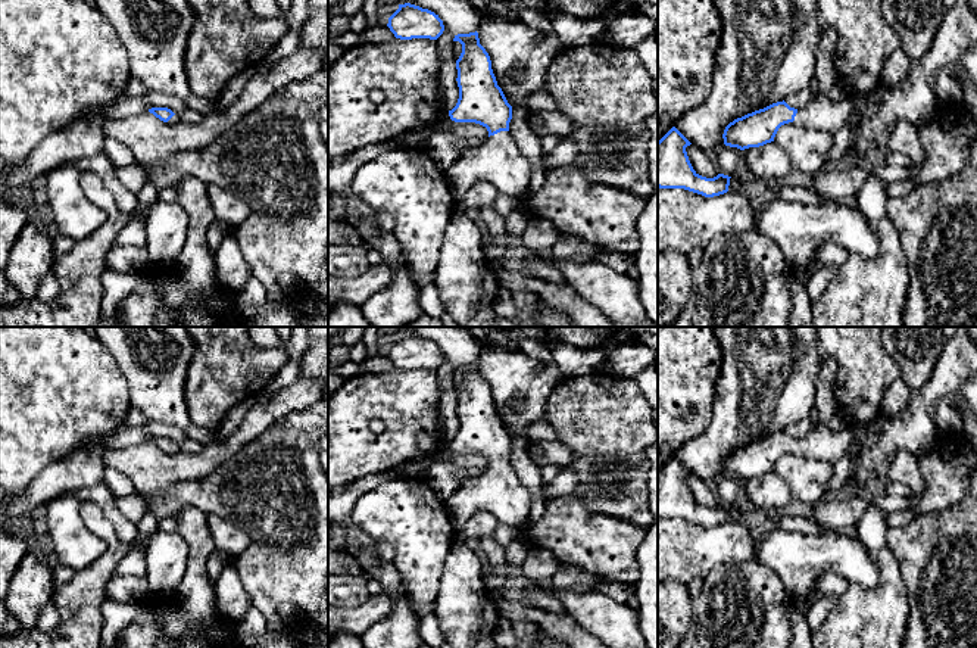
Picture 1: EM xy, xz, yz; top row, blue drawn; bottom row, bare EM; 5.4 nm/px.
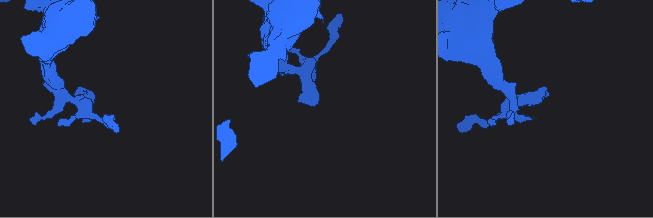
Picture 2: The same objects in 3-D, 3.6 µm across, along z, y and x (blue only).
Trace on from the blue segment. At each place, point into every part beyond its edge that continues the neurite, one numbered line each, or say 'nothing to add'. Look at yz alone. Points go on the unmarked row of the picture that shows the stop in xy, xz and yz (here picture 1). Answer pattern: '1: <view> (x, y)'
1: yz (823, 444)

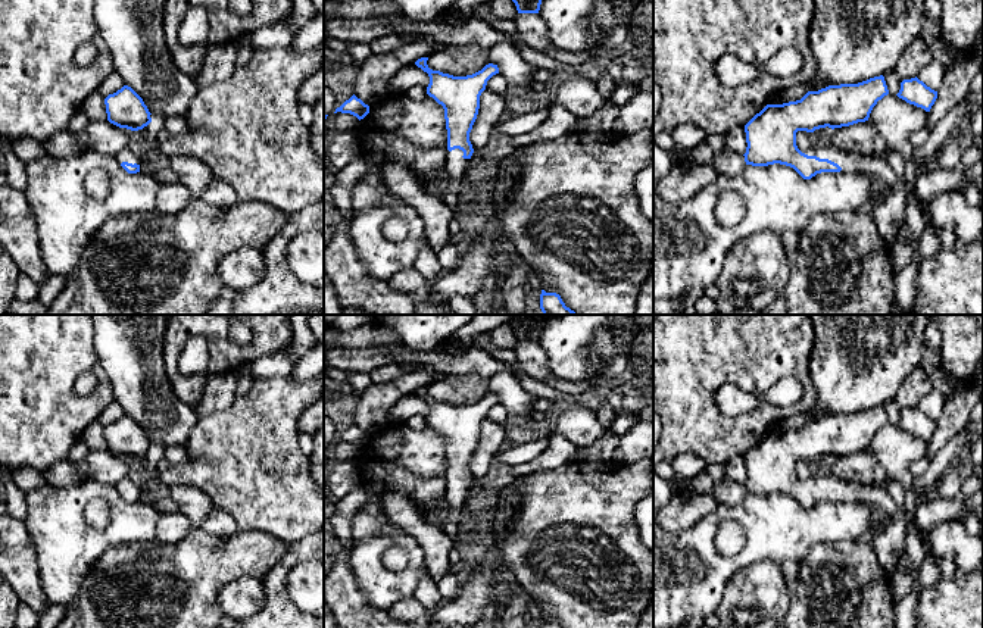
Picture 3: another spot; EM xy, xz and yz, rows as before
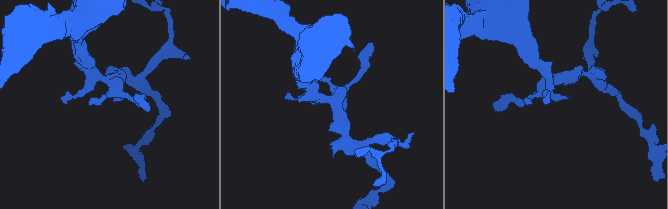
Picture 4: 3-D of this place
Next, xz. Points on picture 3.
1: xz (458, 497)

